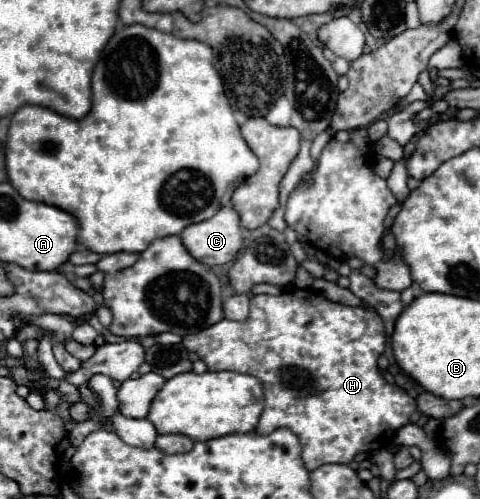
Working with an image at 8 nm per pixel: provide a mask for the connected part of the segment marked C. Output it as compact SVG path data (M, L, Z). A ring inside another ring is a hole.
M225 206L213 218L185 228L181 240L189 254L207 266L231 262L243 248L239 214L233 206Z

